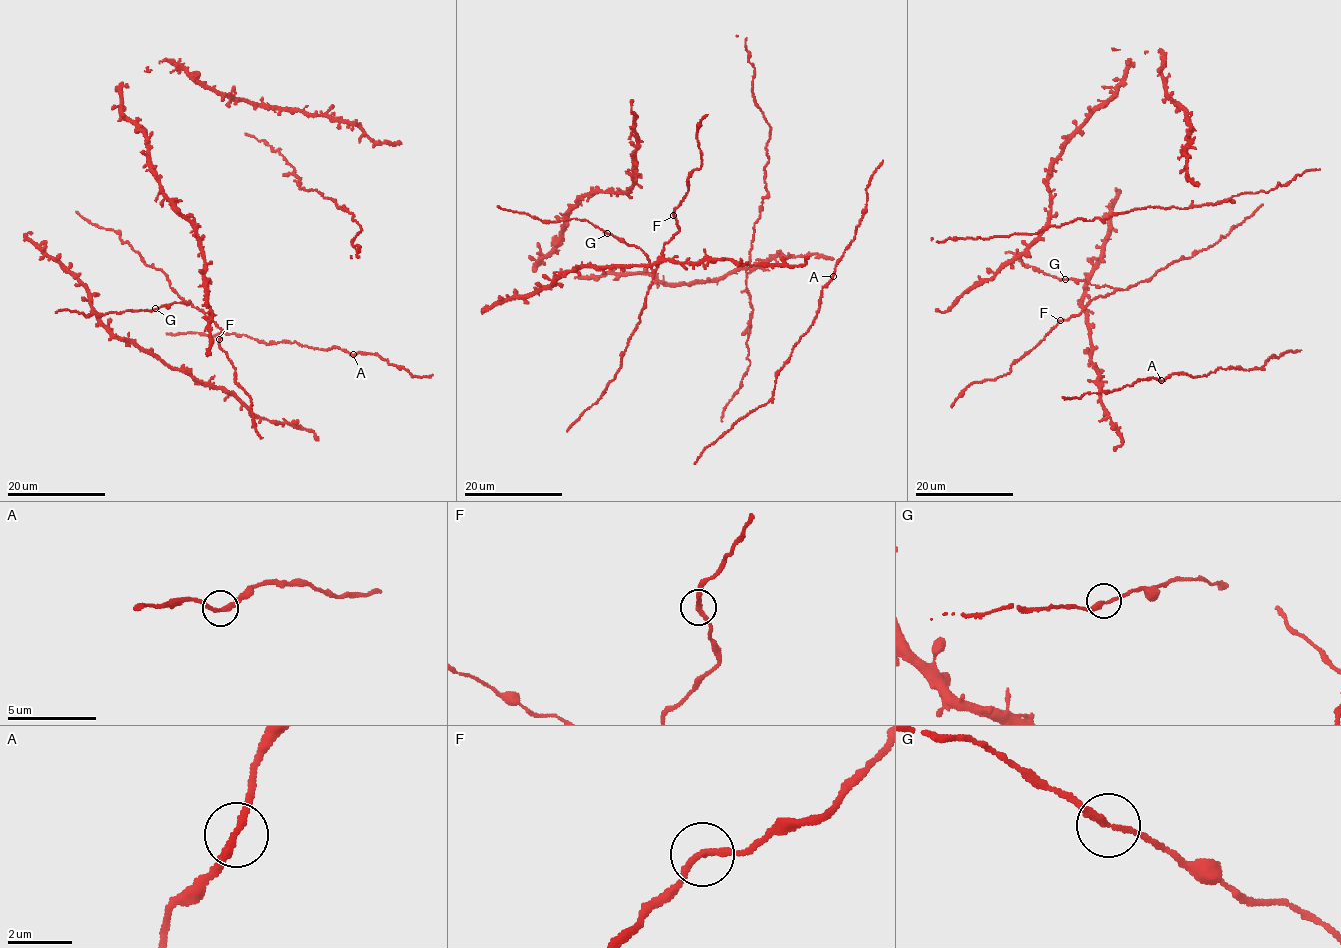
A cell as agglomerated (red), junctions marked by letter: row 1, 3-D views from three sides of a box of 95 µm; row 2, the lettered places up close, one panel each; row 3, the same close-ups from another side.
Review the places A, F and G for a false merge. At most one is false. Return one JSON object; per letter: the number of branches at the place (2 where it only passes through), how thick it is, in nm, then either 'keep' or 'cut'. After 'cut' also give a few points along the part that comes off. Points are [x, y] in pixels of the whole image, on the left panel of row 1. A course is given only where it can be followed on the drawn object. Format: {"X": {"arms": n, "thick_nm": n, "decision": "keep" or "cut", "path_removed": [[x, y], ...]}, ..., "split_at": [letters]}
{"A": {"arms": 2, "thick_nm": 240, "decision": "keep"}, "F": {"arms": 2, "thick_nm": 220, "decision": "keep"}, "G": {"arms": 2, "thick_nm": 220, "decision": "keep"}, "split_at": []}

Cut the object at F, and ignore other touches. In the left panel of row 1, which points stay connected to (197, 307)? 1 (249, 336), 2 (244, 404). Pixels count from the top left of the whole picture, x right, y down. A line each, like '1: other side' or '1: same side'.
1: same side
2: same side

